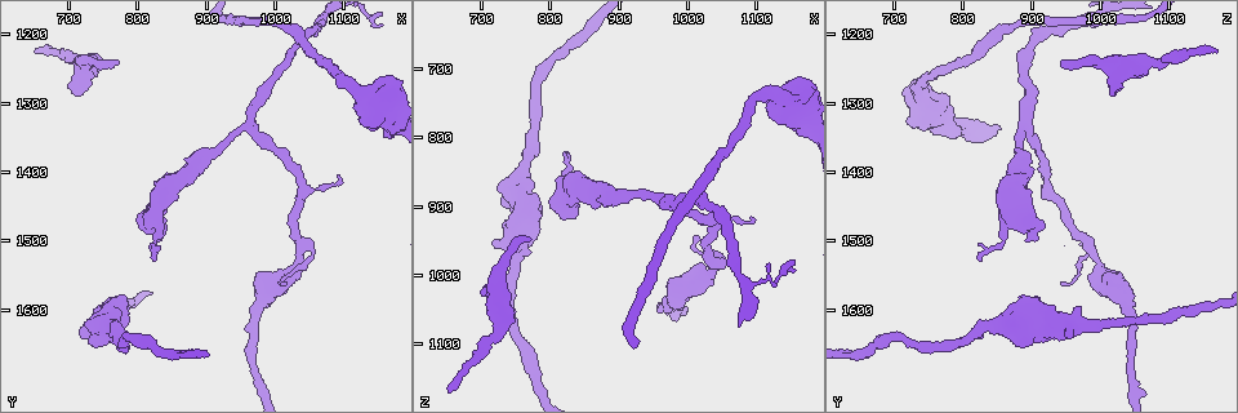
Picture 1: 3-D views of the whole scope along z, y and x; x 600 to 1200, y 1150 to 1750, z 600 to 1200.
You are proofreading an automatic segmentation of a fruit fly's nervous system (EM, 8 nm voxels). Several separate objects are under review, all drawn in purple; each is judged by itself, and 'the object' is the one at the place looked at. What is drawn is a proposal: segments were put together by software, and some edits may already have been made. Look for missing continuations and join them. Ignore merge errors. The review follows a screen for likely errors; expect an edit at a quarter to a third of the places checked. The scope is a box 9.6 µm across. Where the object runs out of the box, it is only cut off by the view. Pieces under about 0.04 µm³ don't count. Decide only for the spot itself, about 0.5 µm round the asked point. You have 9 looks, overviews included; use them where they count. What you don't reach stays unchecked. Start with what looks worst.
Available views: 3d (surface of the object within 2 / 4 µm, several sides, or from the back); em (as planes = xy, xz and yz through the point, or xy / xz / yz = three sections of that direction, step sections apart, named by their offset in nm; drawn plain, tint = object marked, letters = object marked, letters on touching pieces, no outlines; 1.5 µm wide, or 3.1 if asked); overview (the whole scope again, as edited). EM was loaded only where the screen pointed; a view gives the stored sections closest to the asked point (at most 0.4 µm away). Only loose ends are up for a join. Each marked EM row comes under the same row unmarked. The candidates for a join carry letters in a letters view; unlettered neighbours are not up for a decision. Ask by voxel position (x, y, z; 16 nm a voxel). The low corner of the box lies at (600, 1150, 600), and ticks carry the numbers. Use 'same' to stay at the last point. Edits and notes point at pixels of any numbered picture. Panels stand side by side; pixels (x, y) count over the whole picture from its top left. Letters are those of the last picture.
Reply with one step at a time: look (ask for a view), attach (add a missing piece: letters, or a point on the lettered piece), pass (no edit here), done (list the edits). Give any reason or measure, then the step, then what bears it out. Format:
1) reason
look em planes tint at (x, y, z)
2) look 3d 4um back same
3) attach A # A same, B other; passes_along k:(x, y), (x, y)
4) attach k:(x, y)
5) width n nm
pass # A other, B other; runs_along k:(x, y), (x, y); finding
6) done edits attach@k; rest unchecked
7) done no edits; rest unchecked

branch stops here
look 3d 4um at (770, 1240, 945)

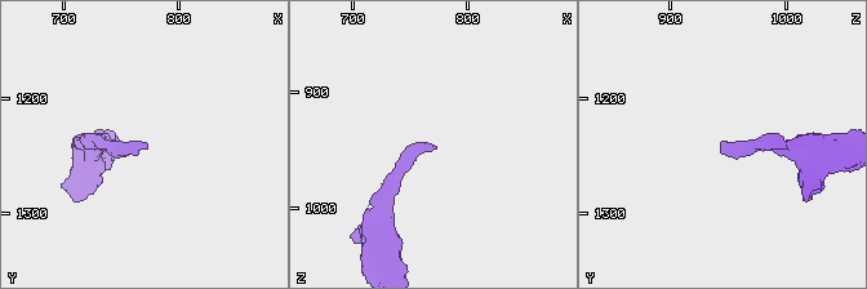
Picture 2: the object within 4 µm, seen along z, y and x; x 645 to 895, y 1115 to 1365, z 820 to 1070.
need the tissue
look em xz step 8 letters at (774, 1236, 946)

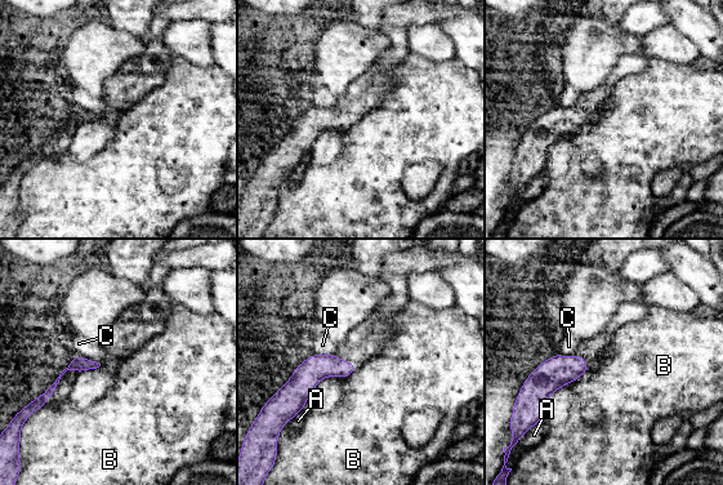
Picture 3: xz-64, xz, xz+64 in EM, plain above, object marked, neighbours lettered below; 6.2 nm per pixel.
another direction
look em planes letters same

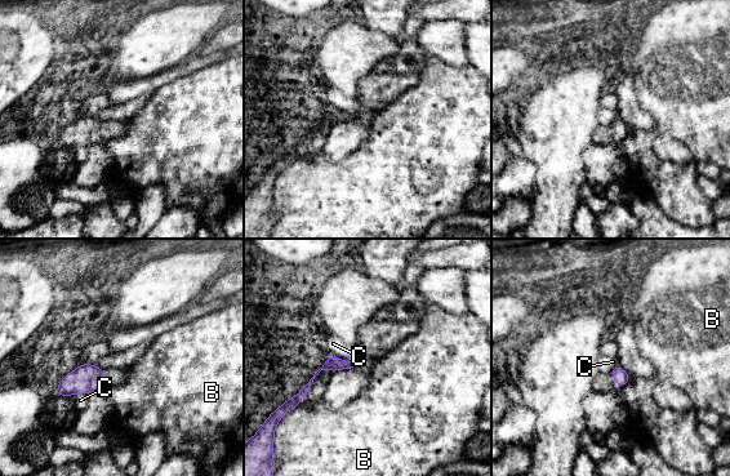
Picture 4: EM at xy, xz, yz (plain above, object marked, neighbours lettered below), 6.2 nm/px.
pass # B other, C other; none of them fits

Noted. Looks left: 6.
stops while still wide
look 3d 2um at (830, 1500, 900)

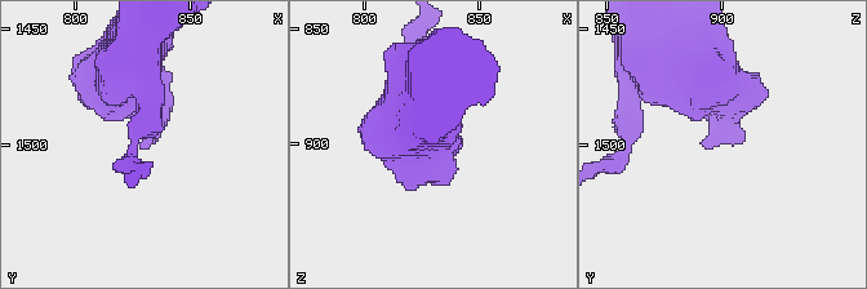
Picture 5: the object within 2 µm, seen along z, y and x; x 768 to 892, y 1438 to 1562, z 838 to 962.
now the EM
look em planes letters at (830, 1502, 895)

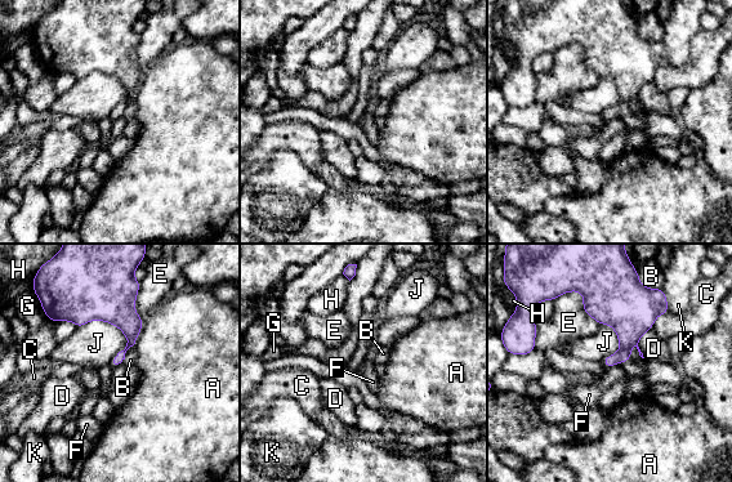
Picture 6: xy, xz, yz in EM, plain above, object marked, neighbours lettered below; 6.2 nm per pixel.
longest_contact J 340 nm
pass # A other, B other, C other, D other, E other, F other, G other, H other, J other, K other; border 6:(617, 364), (607, 367); none of them fits

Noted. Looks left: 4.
thick end
look em xy step 8 tint at (710, 1290, 1020)

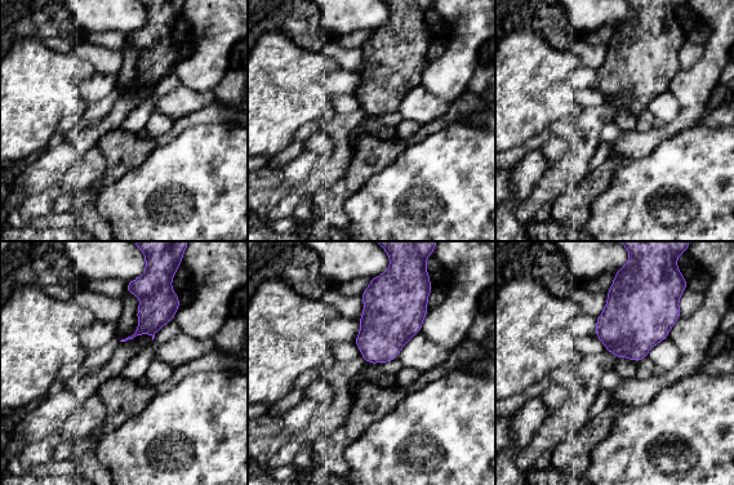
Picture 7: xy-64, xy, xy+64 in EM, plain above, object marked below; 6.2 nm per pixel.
another direction
look em xz step 8 letters same

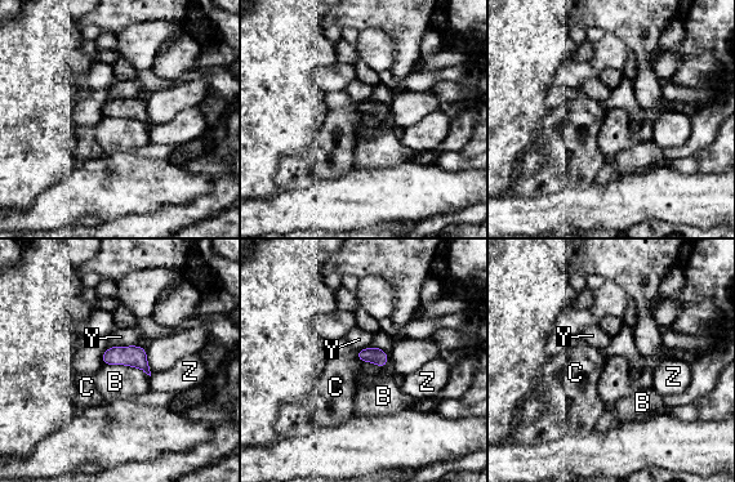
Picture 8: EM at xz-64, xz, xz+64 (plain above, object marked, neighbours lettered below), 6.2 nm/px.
pass # B other, C other, Y other, Z other; border 8:(355, 351), (360, 362); no lettered piece goes on from it

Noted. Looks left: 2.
stops while still wide
look em planes letters at (715, 1635, 955)

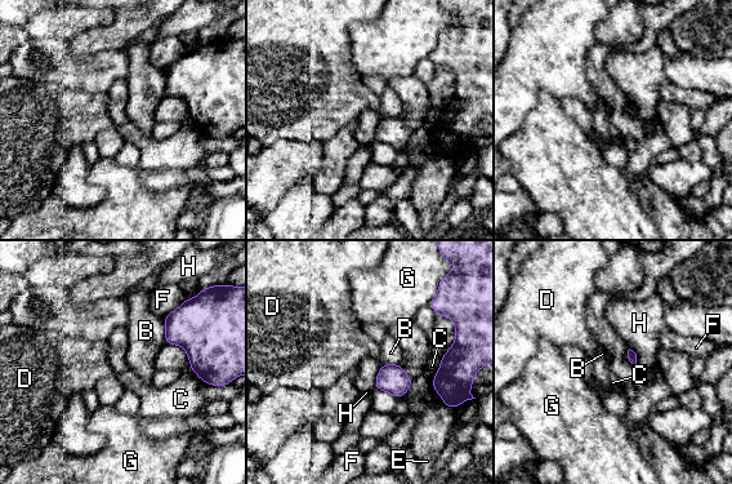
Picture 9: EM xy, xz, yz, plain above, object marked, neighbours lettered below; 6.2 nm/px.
pass # B other, C other, D other, E other, F other, G other, H other; no lettered piece goes on from it

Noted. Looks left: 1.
done no edits; rest unchecked

